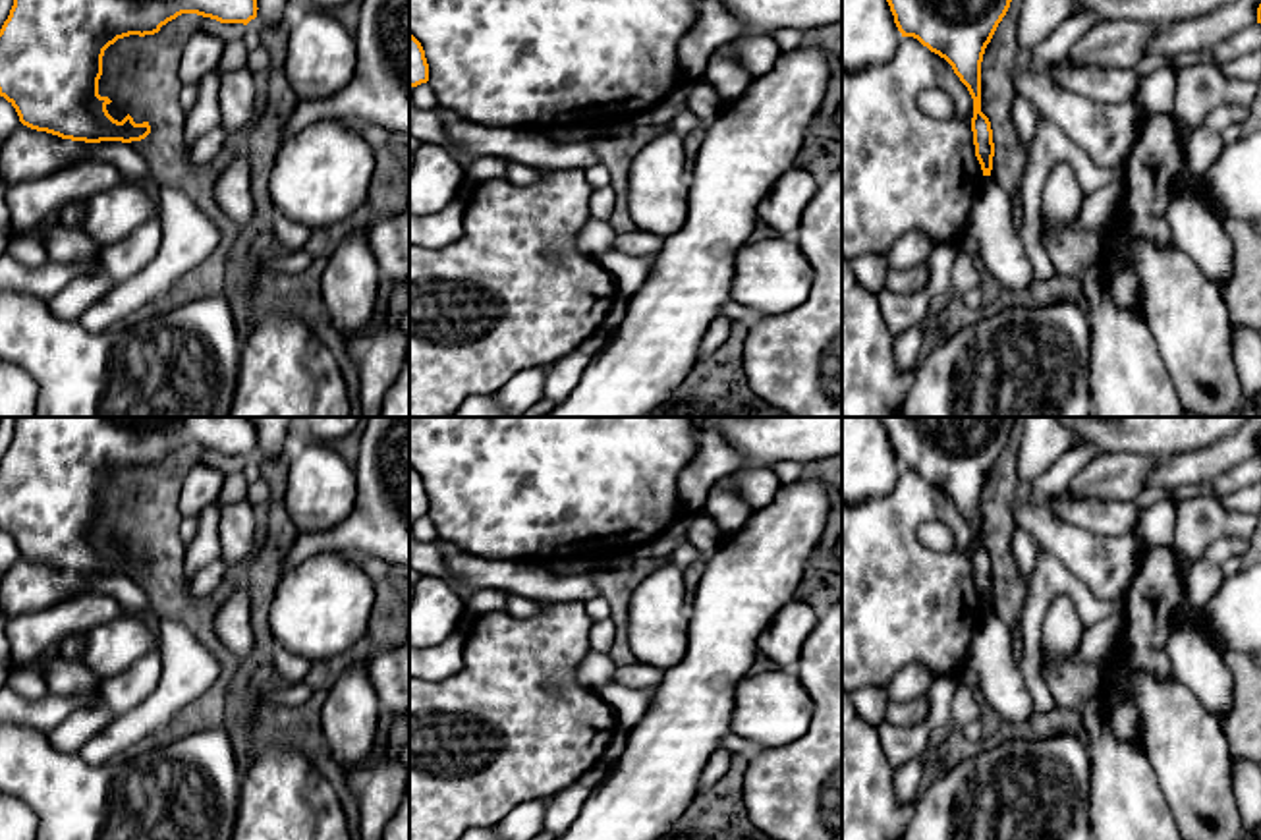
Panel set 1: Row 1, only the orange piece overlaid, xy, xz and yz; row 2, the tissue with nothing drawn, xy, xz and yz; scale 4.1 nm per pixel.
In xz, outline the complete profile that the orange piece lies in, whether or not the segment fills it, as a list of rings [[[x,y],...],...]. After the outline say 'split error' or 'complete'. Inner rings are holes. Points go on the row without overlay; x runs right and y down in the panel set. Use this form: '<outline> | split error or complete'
[[[409,465],[409,519],[429,514],[429,496],[421,475]]] | complete

